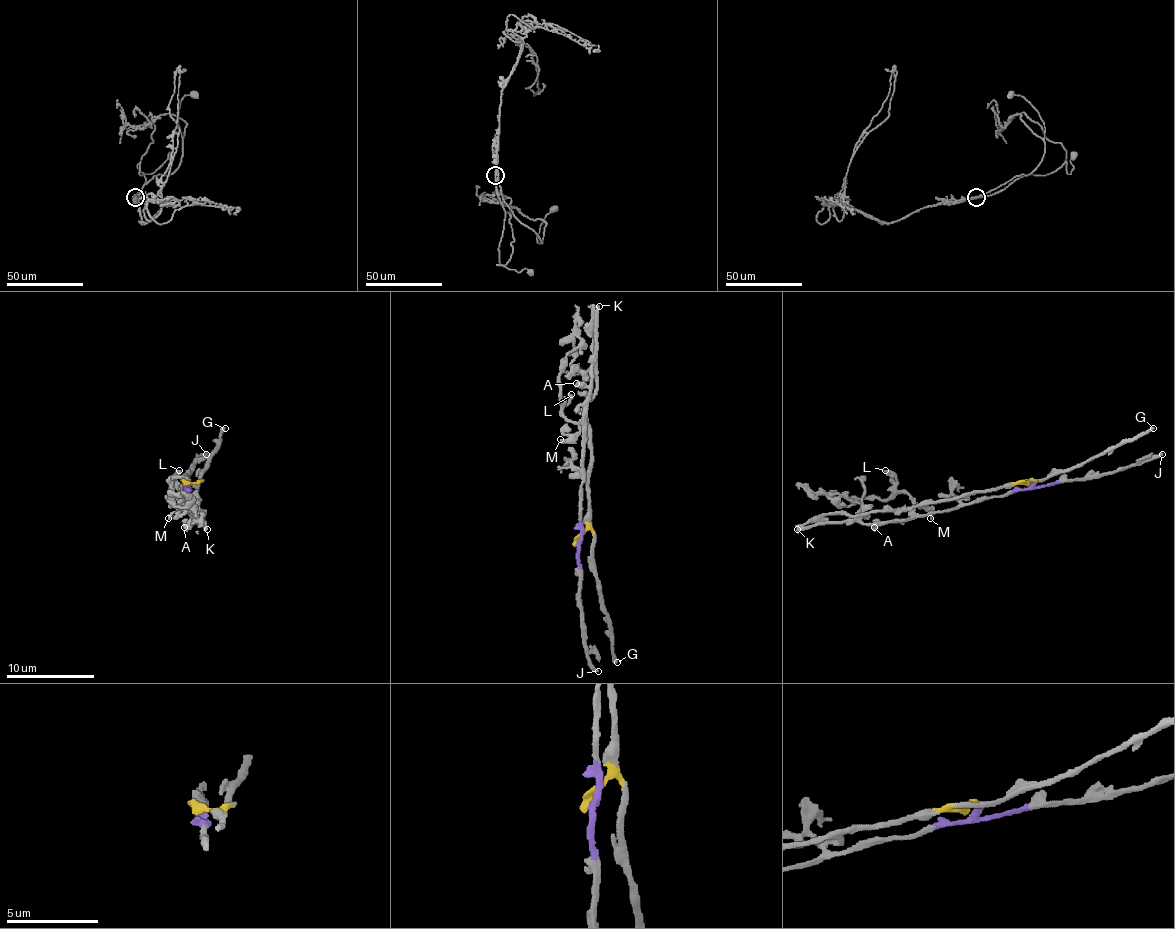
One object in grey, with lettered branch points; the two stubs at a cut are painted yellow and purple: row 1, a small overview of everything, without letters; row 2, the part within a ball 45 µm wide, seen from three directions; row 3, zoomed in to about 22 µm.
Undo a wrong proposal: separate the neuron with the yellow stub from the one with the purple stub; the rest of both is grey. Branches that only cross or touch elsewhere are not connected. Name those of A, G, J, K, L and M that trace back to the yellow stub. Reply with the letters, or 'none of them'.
G, L, M

